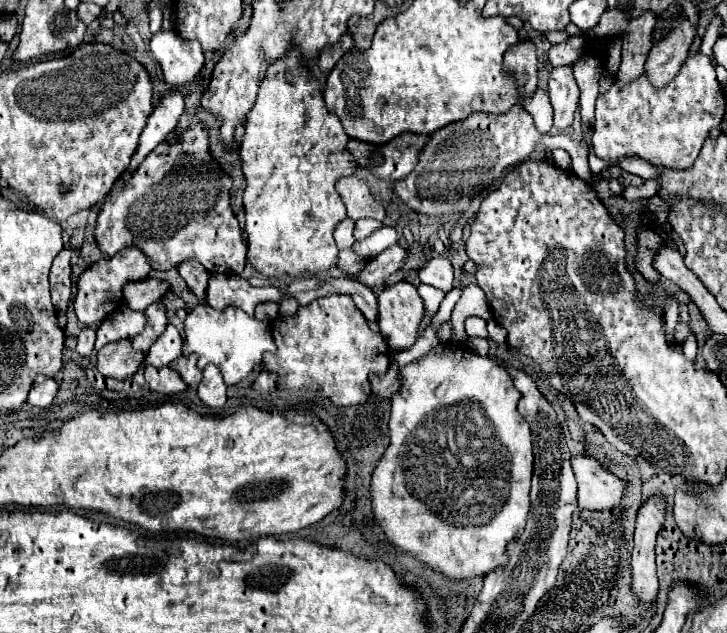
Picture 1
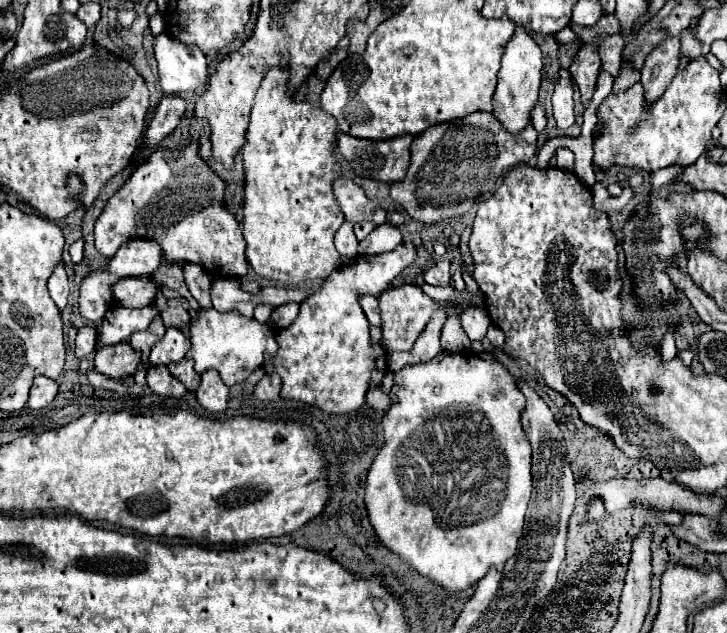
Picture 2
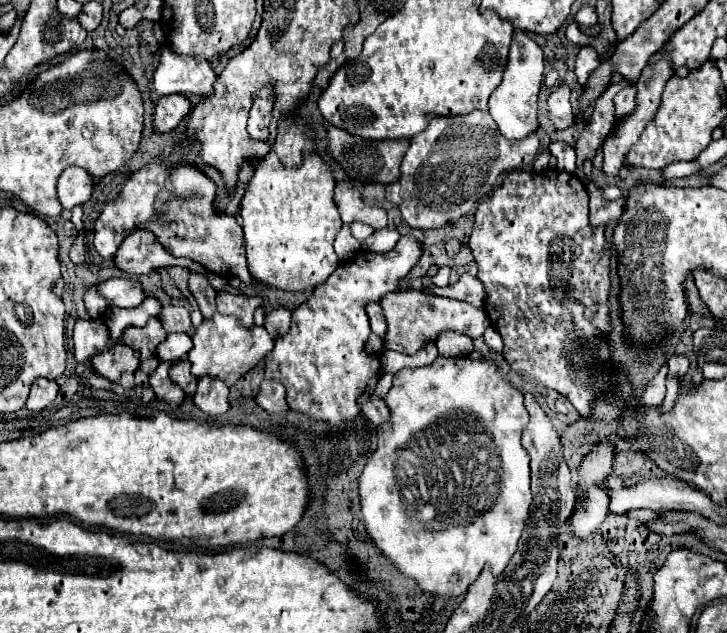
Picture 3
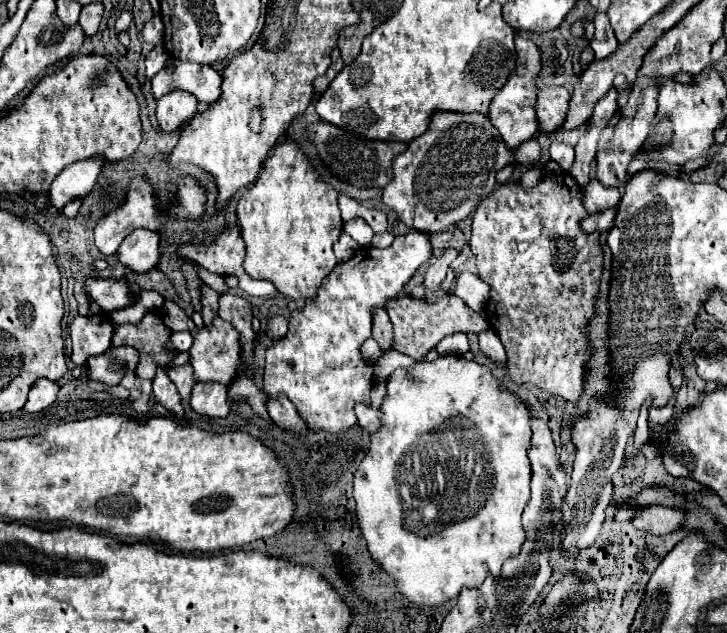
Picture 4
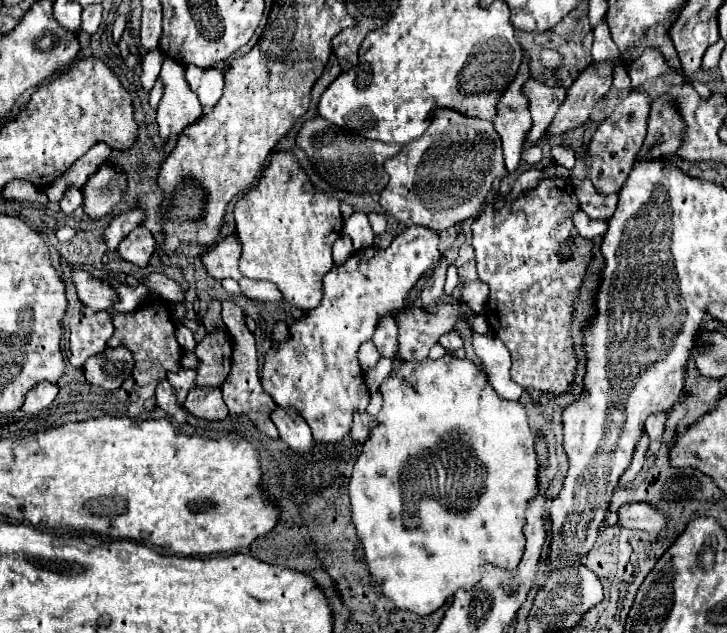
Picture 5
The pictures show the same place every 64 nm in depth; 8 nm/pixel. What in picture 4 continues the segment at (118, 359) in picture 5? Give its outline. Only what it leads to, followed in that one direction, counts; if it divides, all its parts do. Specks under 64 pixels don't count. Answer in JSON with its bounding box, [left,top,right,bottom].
[88,346,138,386]

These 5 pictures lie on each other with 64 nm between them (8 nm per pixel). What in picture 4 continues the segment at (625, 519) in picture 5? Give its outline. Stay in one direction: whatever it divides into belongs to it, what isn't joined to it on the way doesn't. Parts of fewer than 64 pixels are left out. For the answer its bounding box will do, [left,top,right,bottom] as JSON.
[630,506,684,536]

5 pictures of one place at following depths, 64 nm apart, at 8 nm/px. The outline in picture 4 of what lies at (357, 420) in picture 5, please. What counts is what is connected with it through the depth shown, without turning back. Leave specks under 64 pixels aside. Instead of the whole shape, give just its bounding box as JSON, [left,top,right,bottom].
[356,404,380,432]

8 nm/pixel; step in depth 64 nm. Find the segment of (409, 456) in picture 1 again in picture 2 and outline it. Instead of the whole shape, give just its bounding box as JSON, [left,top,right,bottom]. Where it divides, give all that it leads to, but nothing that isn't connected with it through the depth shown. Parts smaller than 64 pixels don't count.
[364,352,533,594]

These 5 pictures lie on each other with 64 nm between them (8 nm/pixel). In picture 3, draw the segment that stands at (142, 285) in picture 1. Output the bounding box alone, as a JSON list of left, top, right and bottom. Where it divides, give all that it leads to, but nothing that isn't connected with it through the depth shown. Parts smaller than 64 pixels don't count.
[96,278,146,308]

